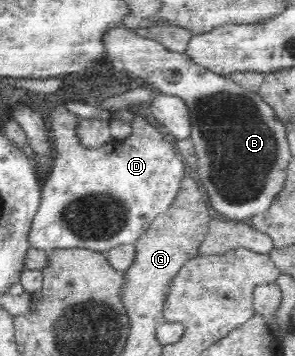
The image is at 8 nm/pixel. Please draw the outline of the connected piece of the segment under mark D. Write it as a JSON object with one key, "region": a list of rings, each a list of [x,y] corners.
{"region":[[[62,104],[53,112],[53,127],[49,134],[53,166],[42,181],[42,199],[29,230],[29,244],[33,248],[103,252],[135,243],[147,232],[155,218],[173,204],[187,175],[182,156],[176,154],[173,146],[165,141],[160,127],[151,125],[146,119],[139,119],[139,123],[133,124],[132,133],[127,138],[112,140],[109,146],[96,149],[83,146],[76,135],[80,119],[62,108]]]}

